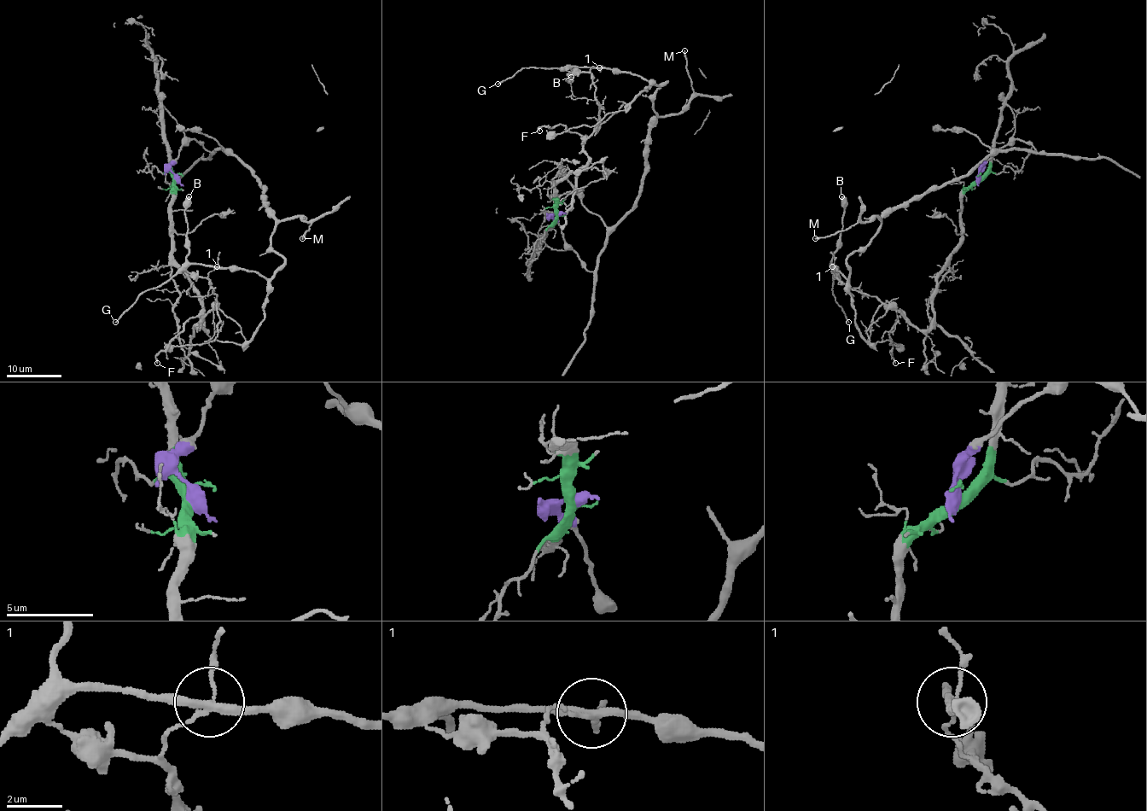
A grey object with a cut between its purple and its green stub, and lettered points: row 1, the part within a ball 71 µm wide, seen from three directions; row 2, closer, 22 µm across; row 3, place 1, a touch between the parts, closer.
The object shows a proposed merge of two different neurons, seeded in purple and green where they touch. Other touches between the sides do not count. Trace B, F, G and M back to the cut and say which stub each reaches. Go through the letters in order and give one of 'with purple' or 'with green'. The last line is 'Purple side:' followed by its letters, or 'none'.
B: with purple
F: with green
G: with purple
M: with purple
Purple side: B, G, M

